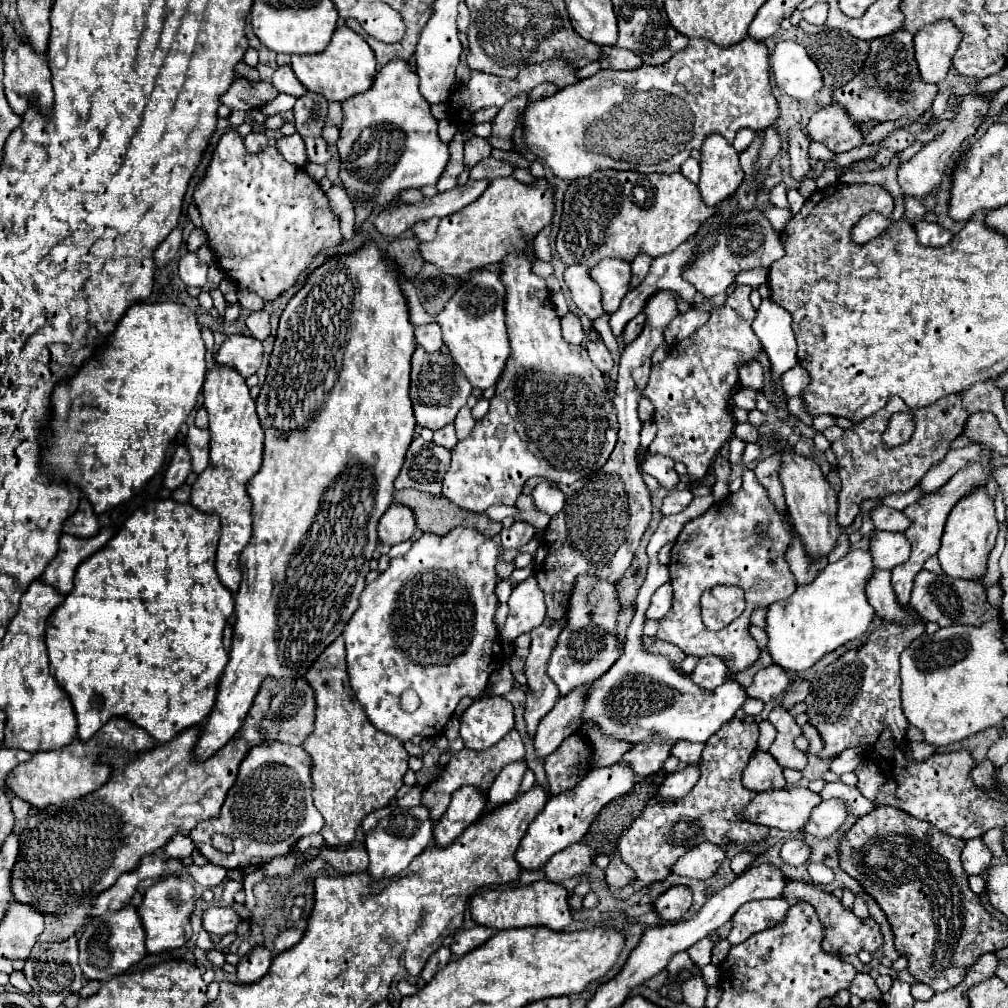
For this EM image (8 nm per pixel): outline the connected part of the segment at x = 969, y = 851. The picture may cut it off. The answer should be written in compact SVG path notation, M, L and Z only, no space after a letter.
M982 838L966 842L966 846L962 850L962 866L964 866L966 874L982 874L984 870L988 870L990 860L992 860L992 852L982 842Z

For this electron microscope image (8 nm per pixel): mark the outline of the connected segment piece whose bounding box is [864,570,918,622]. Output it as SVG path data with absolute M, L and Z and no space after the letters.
M874 570L874 574L864 586L864 592L870 606L876 610L880 618L886 618L890 622L910 622L918 618L916 612L910 612L898 606L890 584L890 570Z

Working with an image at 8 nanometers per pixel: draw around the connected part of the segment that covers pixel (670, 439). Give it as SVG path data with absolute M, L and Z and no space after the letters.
M738 286L720 308L712 310L712 316L704 326L700 326L690 338L674 344L664 362L652 364L650 380L644 388L644 396L654 404L652 422L658 428L656 438L650 444L650 452L660 452L670 456L674 462L682 462L688 470L690 480L700 480L710 470L710 464L714 462L718 450L732 438L734 418L728 406L734 390L740 388L738 366L754 360L756 354L762 350L756 334L750 328L750 322L756 314L750 304L750 292L752 288Z

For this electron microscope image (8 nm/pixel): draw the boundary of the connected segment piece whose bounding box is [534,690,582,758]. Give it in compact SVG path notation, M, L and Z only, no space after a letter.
M572 690L542 718L534 736L534 750L538 758L546 758L562 744L564 738L574 734L578 728L578 706L582 706L582 698L578 698L578 690Z

